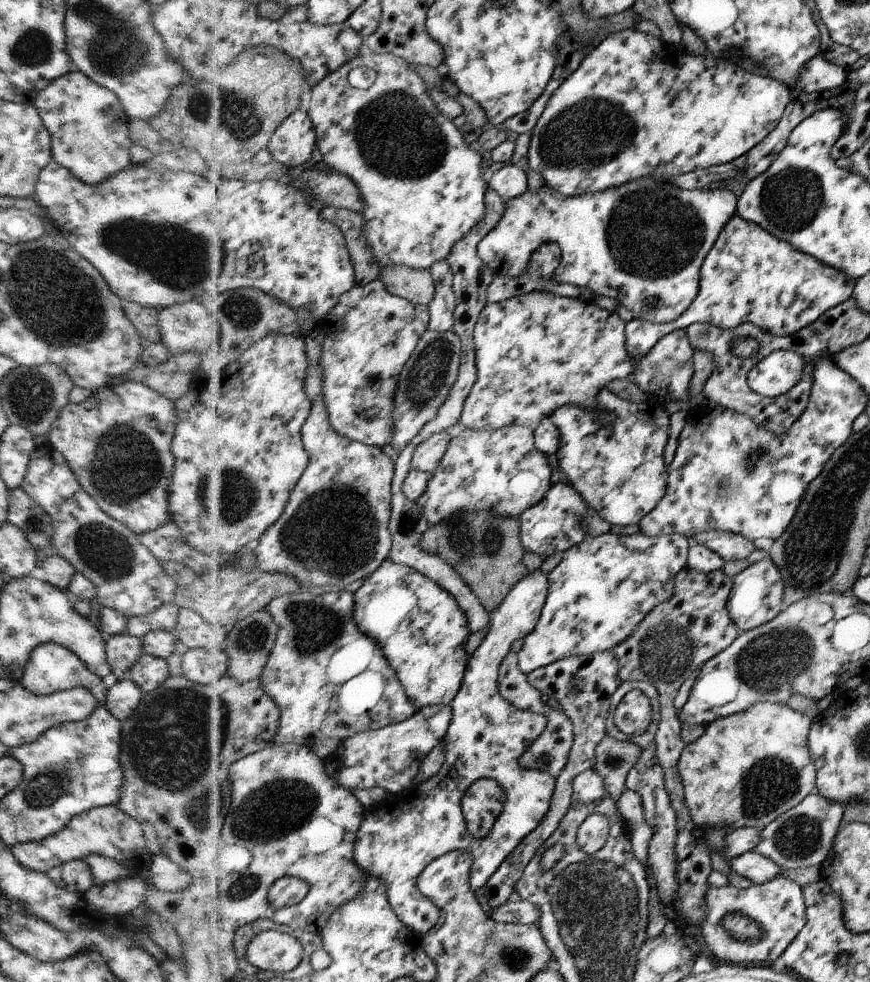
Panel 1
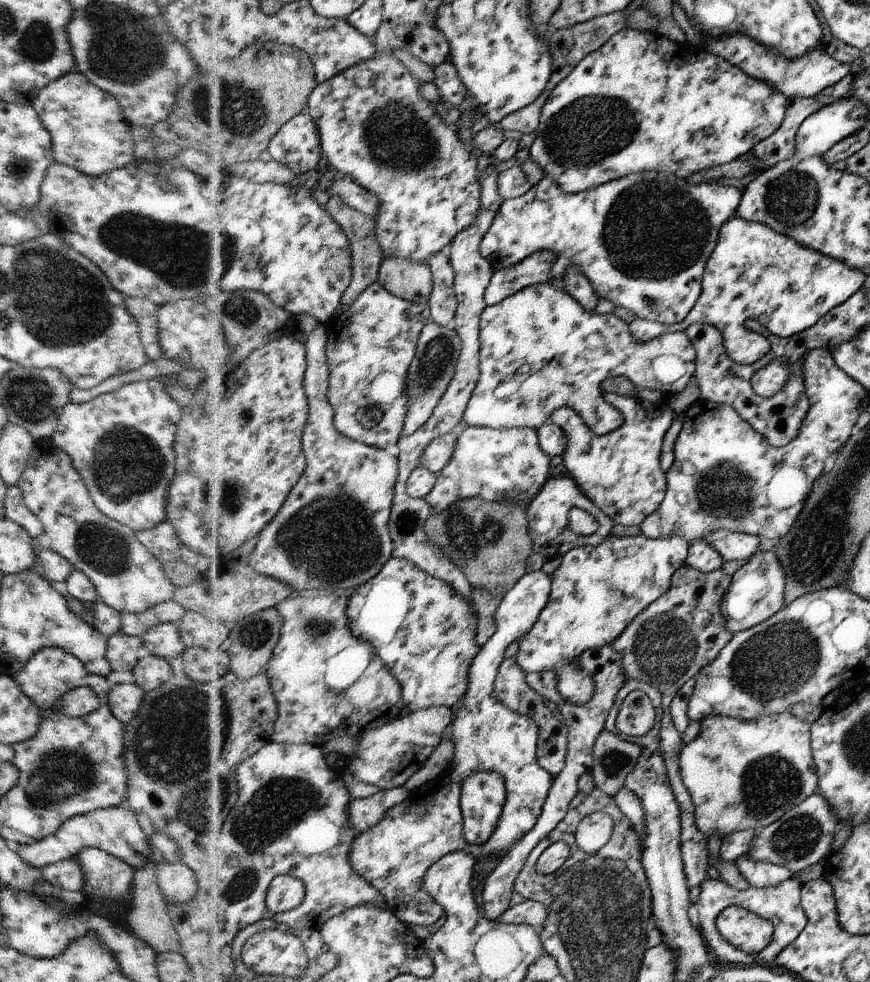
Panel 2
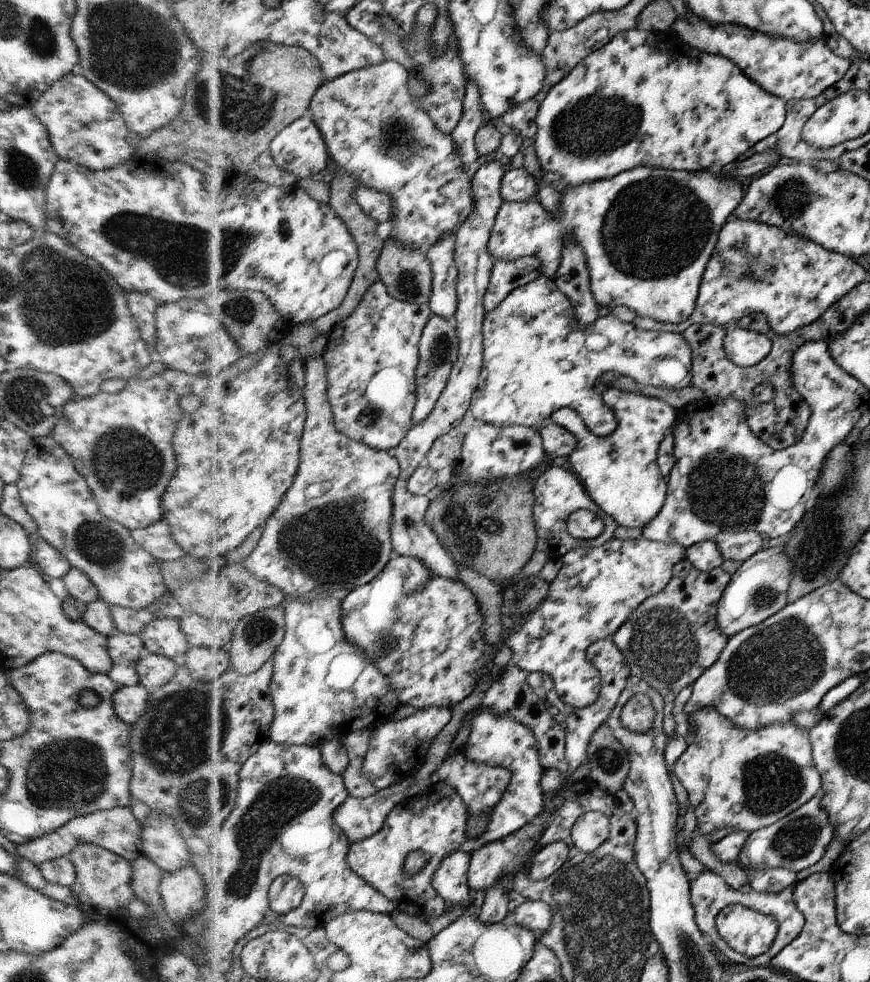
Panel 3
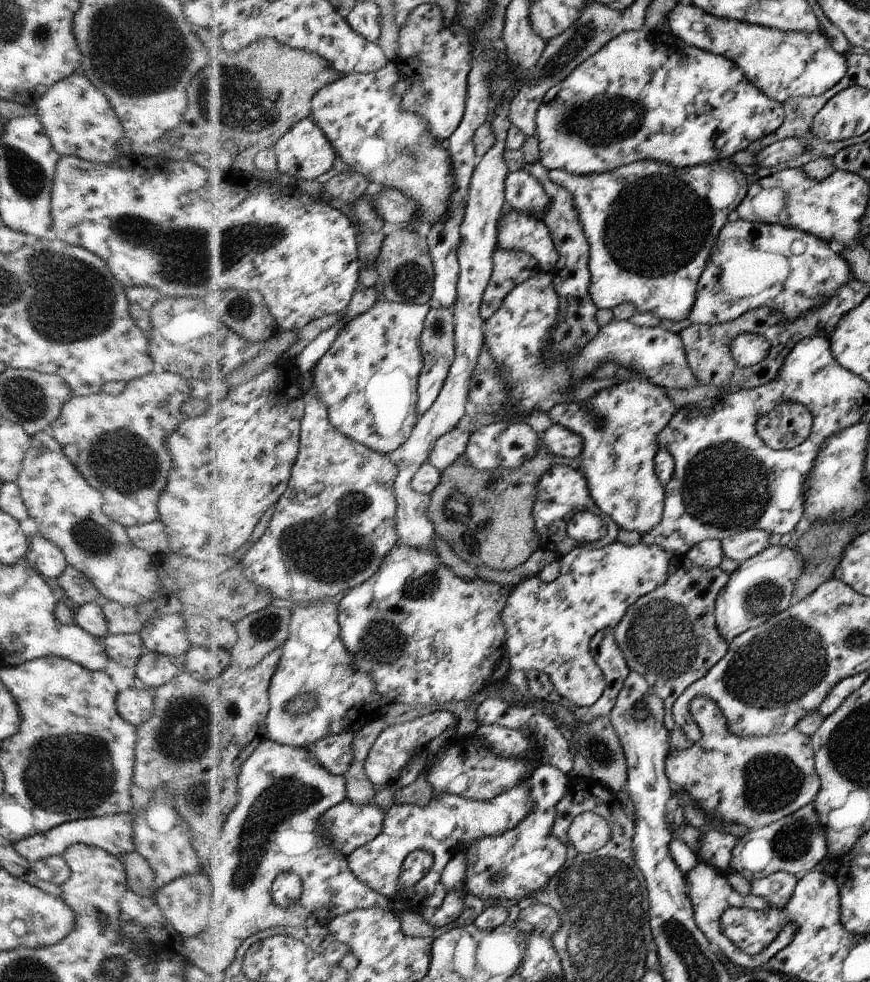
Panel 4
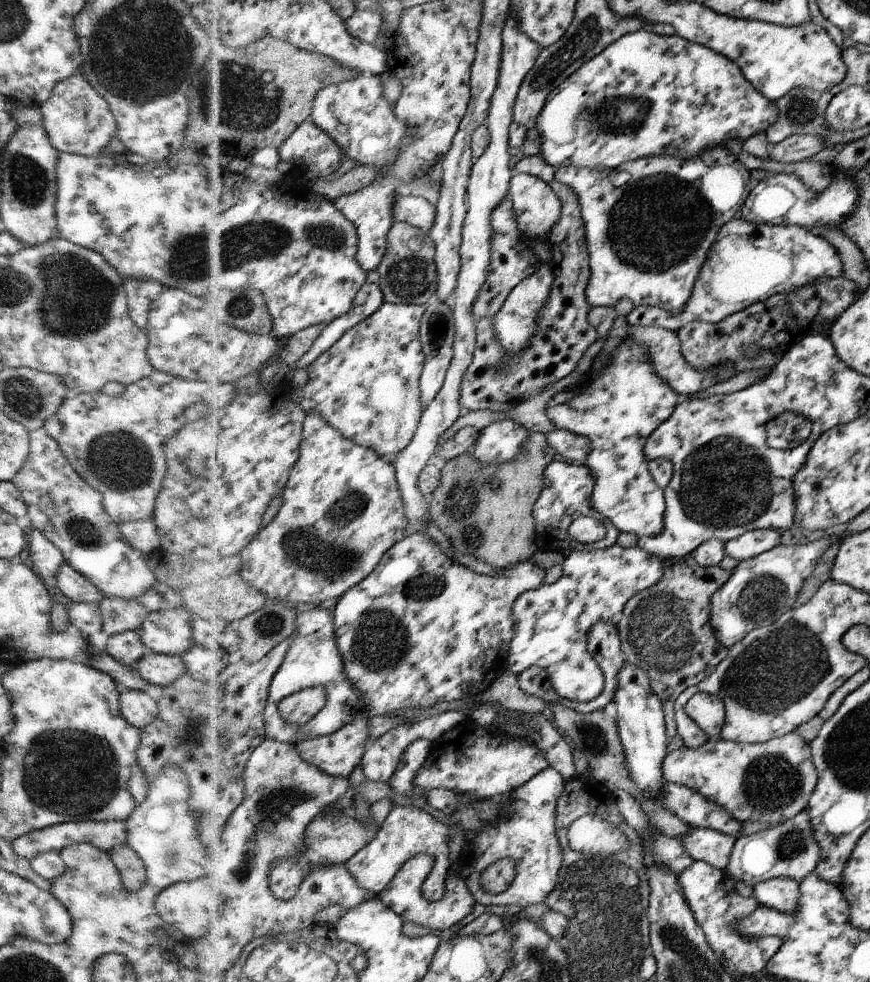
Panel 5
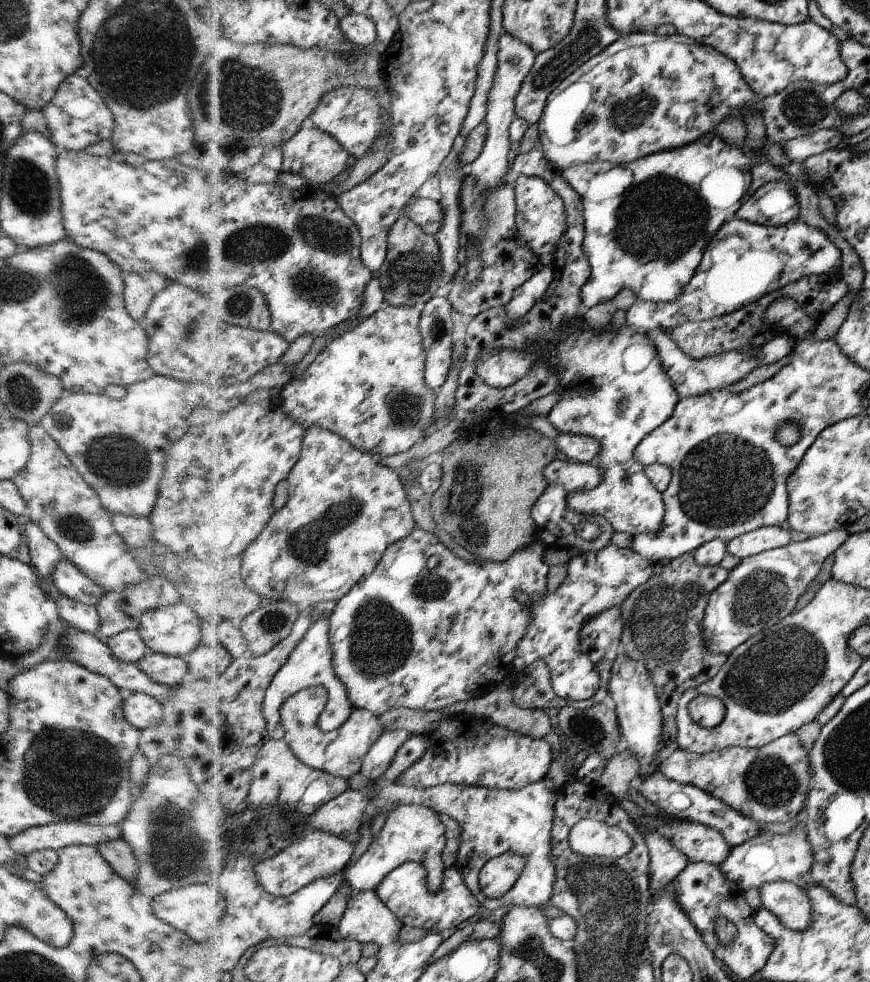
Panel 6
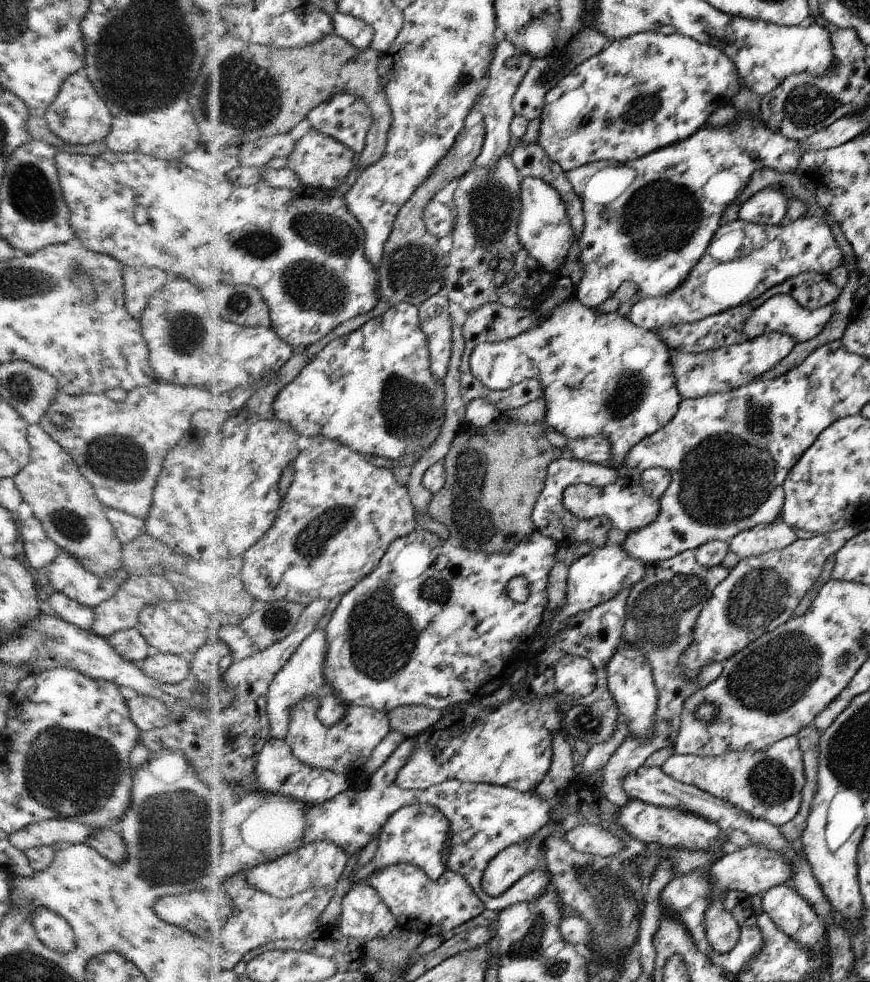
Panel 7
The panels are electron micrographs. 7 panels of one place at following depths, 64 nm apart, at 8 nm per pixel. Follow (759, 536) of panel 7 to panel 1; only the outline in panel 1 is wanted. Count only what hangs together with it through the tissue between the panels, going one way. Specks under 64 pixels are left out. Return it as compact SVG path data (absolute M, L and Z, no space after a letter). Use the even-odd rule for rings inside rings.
M716 529L700 532L700 534L692 536L690 544L692 542L710 547L710 550L721 555L724 561L747 559L755 551L753 540L746 539L740 534L733 534Z

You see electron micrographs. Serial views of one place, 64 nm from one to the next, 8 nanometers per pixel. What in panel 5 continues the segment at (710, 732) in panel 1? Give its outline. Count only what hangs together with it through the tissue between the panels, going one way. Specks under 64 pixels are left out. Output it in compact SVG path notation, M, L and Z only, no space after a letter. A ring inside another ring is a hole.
M696 693L690 698L687 709L689 717L706 732L708 740L698 749L680 748L670 752L662 765L665 781L693 788L705 799L717 802L731 816L742 822L750 820L750 822L778 825L806 810L809 798L817 786L819 775L813 763L812 748L796 730L765 743L737 743L725 737L725 705L719 696Z

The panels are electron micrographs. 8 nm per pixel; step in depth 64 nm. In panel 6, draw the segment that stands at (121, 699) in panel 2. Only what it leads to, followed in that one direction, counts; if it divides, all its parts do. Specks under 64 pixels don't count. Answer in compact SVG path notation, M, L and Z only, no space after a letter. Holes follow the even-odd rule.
M134 693L124 700L123 715L134 728L143 731L162 722L163 704L149 694Z

